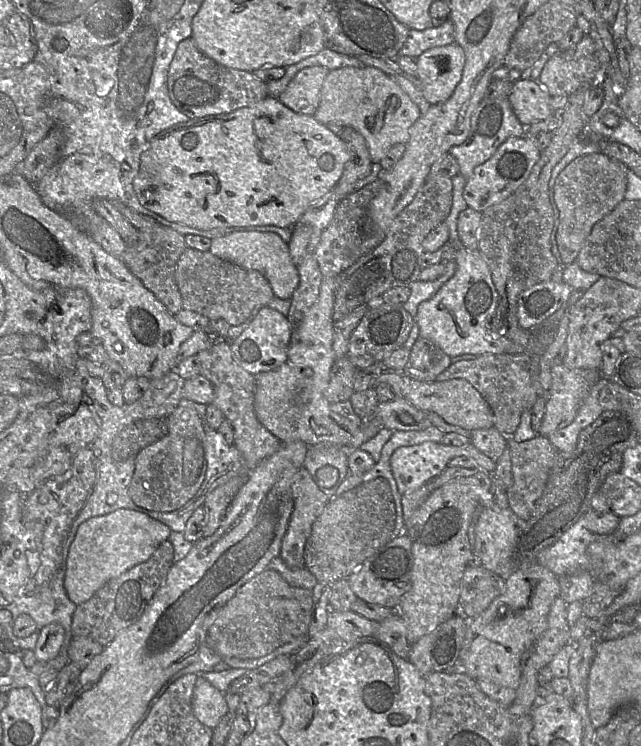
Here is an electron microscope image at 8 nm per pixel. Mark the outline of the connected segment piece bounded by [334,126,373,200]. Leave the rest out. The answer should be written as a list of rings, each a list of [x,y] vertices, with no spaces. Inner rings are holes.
[[[344,127],[339,136],[348,150],[344,171],[334,187],[339,200],[354,192],[354,184],[371,172],[372,160],[365,138],[352,127]]]

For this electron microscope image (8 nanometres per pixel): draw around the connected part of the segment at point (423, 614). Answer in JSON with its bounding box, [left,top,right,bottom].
[396,471,491,645]

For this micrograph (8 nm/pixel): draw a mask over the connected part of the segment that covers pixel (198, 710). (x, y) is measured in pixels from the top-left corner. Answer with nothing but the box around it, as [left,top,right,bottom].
[192,675,229,729]

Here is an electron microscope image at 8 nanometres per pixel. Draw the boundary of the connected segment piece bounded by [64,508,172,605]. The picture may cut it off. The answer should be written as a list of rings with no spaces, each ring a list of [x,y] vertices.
[[[125,508],[86,520],[78,527],[68,553],[64,578],[68,597],[76,605],[88,601],[109,580],[147,561],[171,531],[158,520]]]

